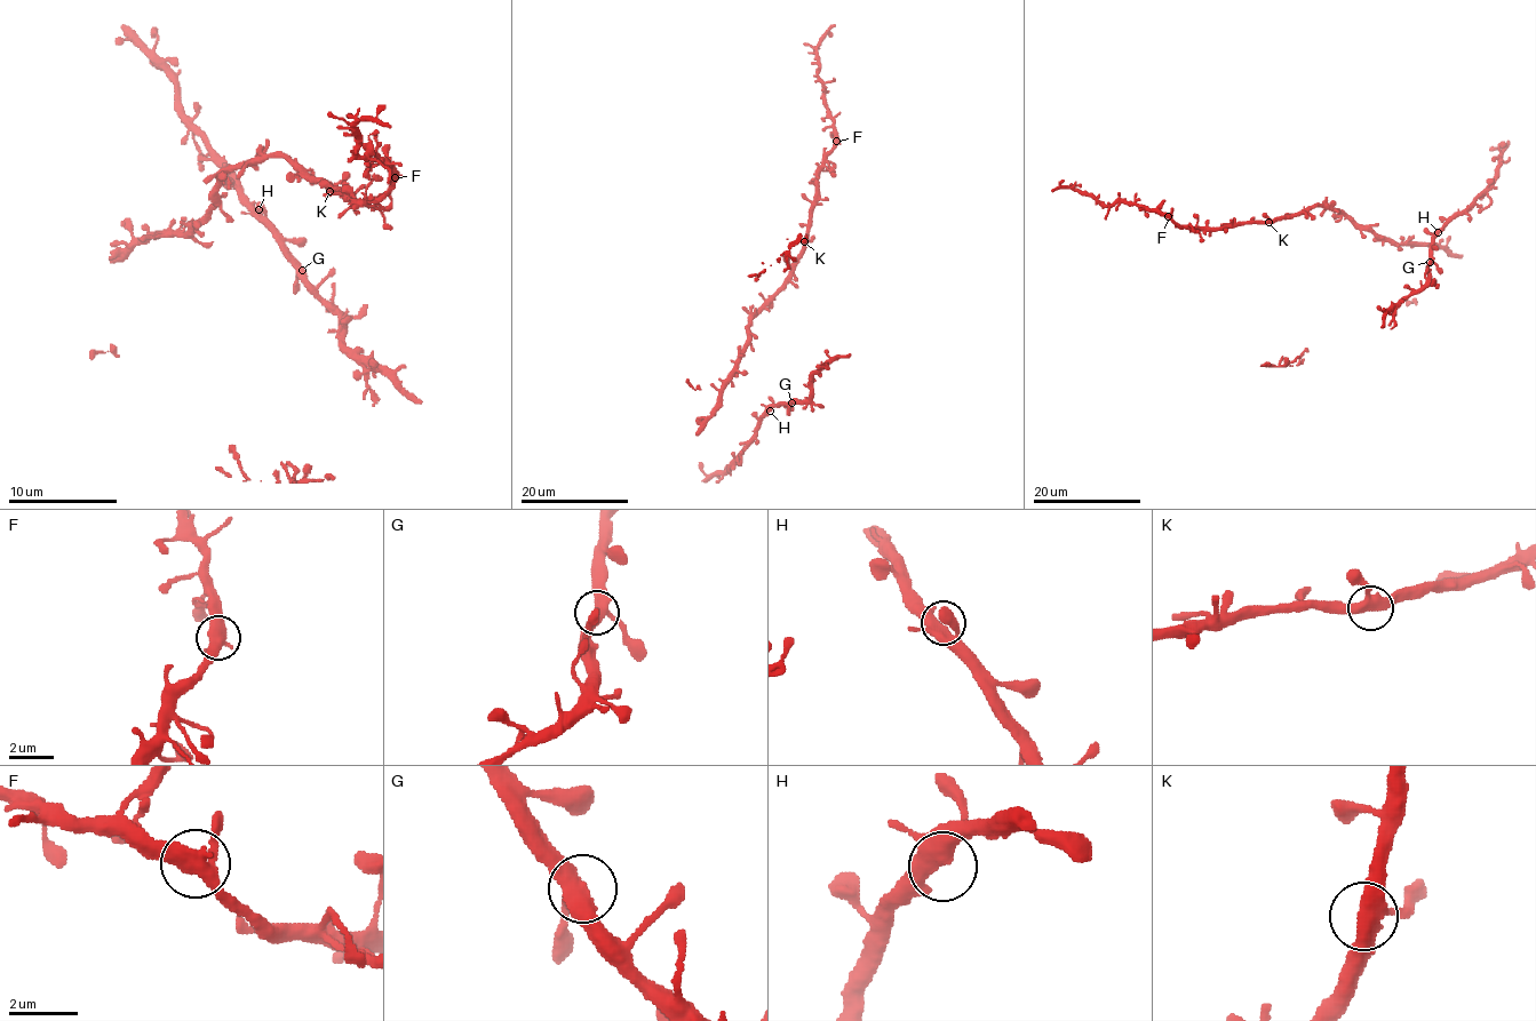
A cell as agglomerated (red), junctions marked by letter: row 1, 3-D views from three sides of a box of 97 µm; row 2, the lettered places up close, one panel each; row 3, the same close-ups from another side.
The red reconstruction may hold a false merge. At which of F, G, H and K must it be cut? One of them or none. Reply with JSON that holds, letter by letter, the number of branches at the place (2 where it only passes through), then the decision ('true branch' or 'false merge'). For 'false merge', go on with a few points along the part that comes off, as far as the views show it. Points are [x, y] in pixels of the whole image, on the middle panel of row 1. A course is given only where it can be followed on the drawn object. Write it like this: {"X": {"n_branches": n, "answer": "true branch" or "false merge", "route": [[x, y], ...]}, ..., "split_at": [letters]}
{"F": {"n_branches": 3, "answer": "true branch"}, "G": {"n_branches": 3, "answer": "true branch"}, "H": {"n_branches": 3, "answer": "true branch"}, "K": {"n_branches": 3, "answer": "true branch"}, "split_at": []}

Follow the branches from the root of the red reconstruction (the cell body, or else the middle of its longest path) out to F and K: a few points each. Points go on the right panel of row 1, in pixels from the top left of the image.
F: (1366, 229), (1322, 206), (1272, 221), (1223, 228), (1180, 228), (1169, 216)
K: (1366, 229), (1359, 229), (1342, 213), (1322, 206), (1310, 206), (1268, 222)

